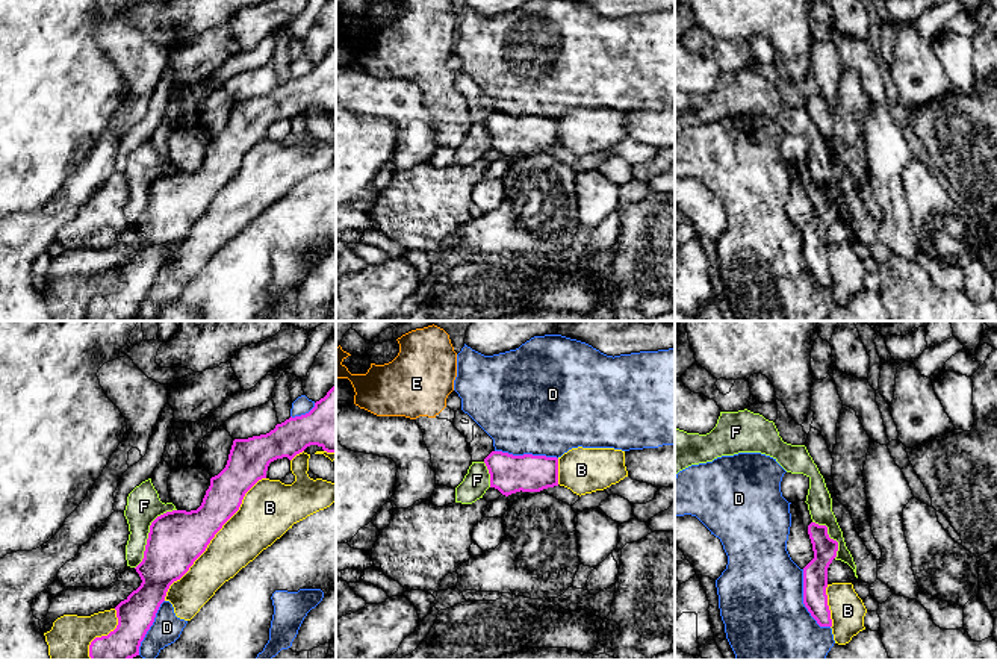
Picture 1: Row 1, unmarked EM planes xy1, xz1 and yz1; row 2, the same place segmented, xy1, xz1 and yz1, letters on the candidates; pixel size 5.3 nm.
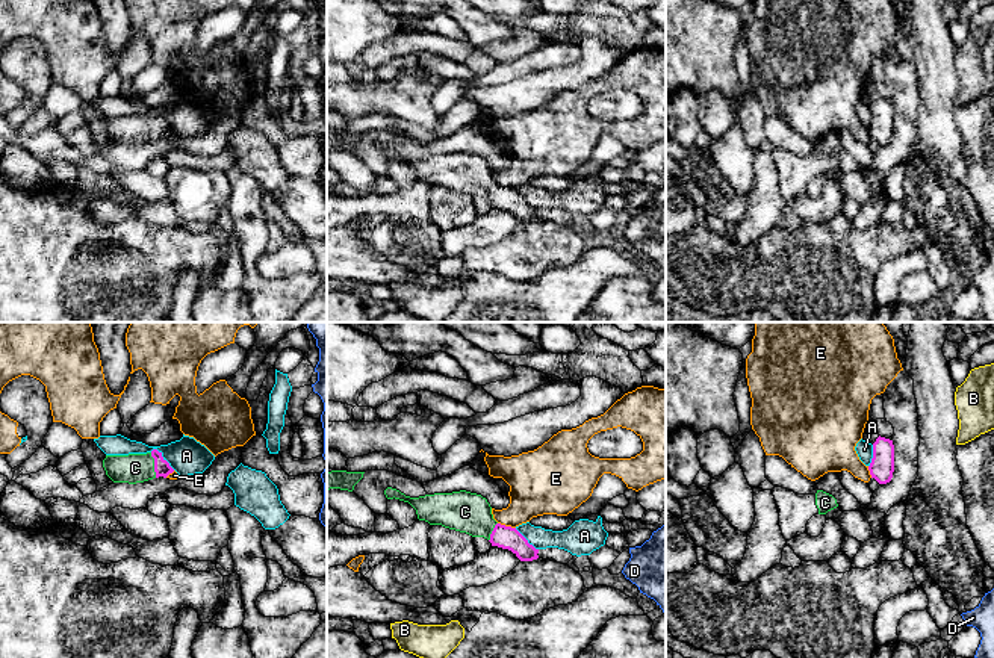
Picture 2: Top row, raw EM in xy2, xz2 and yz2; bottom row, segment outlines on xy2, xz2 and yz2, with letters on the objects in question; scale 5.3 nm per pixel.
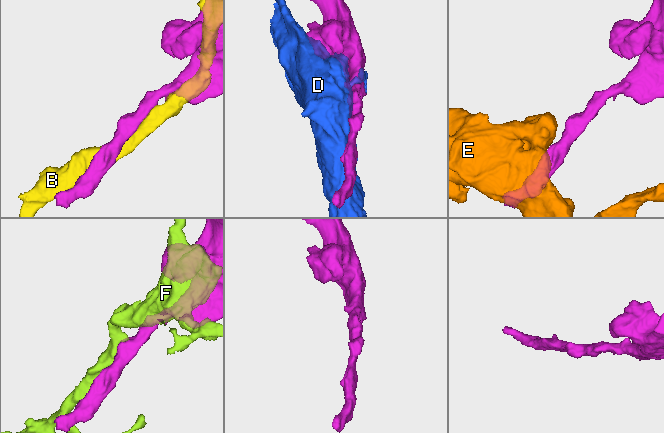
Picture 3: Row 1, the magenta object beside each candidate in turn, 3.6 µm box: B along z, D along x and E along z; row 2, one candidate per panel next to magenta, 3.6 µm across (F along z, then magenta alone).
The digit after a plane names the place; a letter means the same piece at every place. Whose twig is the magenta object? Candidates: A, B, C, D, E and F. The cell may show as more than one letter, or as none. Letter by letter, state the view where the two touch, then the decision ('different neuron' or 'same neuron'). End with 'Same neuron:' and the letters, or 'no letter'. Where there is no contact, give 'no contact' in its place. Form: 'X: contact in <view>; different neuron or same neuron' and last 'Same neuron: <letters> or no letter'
A: contact in xy2; different neuron
B: contact in xy1; different neuron
C: contact in xy2; same neuron
D: contact in yz1; different neuron
E: contact in xz2; different neuron
F: contact in xy1; different neuron
Same neuron: C

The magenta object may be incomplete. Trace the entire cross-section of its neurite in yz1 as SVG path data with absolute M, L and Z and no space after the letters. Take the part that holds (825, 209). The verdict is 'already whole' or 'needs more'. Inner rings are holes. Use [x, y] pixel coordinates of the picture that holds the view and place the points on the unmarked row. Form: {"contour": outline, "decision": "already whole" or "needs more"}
{"contour": "M811 183L808 195L814 219L803 229L803 265L820 288L832 288L828 266L828 229L837 218L838 203L831 200L826 186Z", "decision": "already whole"}

